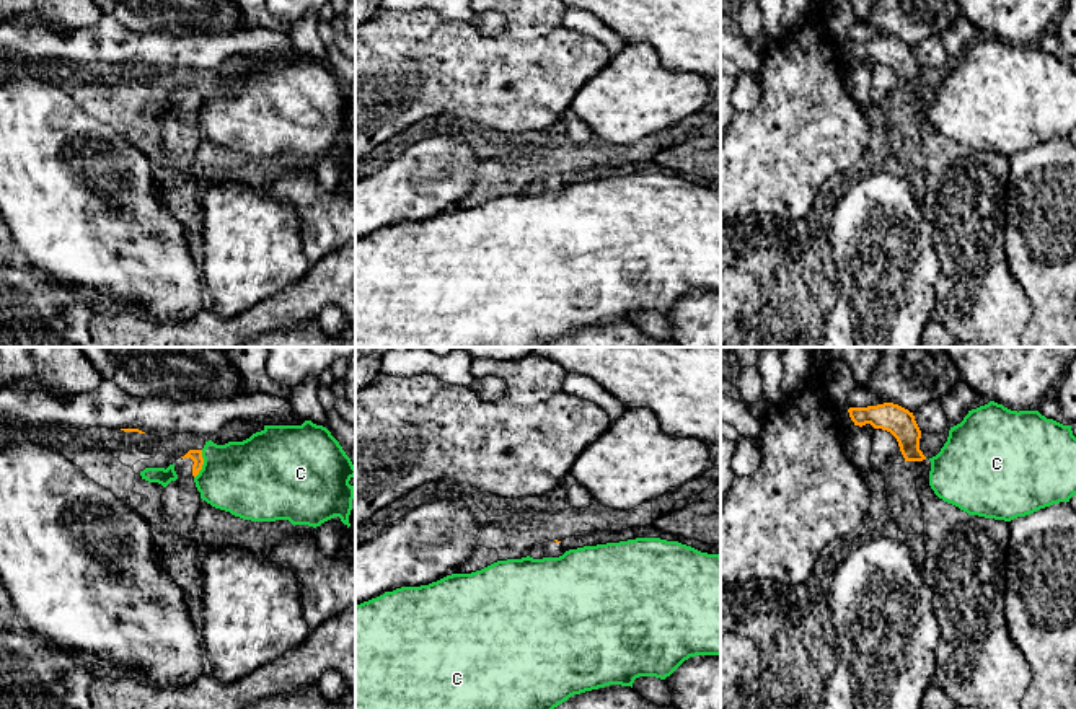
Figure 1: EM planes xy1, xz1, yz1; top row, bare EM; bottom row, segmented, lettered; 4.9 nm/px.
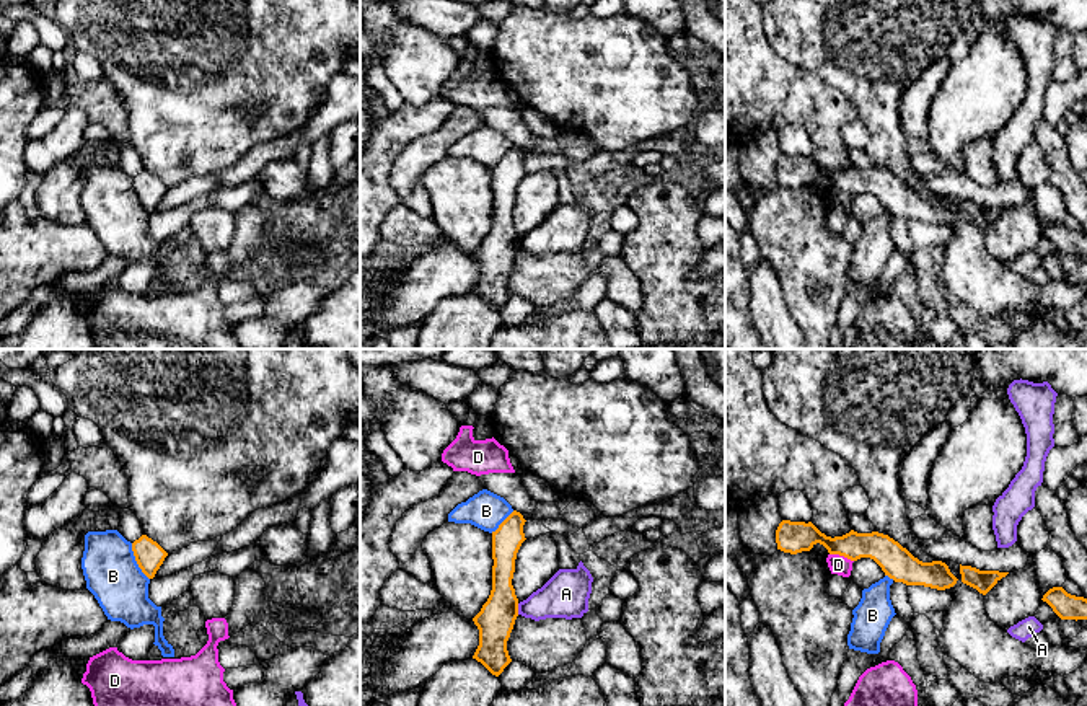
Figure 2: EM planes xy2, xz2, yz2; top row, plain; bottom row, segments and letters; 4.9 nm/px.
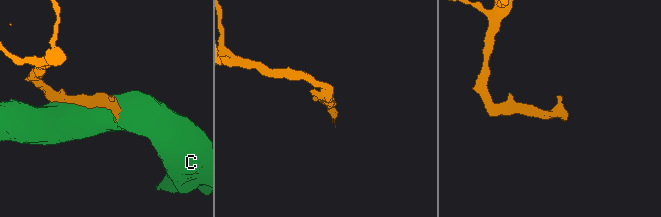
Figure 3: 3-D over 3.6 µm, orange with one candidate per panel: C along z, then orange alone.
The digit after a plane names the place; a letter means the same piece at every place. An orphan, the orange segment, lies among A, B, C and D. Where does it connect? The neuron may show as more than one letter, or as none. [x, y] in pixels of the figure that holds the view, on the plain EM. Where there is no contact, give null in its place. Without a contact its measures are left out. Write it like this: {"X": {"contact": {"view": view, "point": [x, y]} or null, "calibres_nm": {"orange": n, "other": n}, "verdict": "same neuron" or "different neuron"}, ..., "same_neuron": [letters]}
{"A": {"contact": {"view": "xz2", "point": [517, 243]}, "calibres_nm": {"orange": 180, "other": 220}, "verdict": "different neuron"}, "B": {"contact": {"view": "xy2", "point": [136, 194]}, "calibres_nm": {"orange": 140, "other": 280}, "verdict": "different neuron"}, "C": {"contact": {"view": "xy1", "point": [202, 98]}, "calibres_nm": {"orange": 60, "other": 380}, "verdict": "different neuron"}, "D": {"contact": {"view": "yz2", "point": [841, 189]}, "calibres_nm": {"orange": 160, "other": 100}, "verdict": "different neuron"}, "same_neuron": []}

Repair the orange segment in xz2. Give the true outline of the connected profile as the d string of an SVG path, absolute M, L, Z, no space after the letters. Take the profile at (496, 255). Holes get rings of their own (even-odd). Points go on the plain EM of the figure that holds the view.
M513 145L492 166L492 225L481 246L473 253L479 264L479 280L473 293L495 311L512 297L507 276L518 251L518 233L512 214L517 188L526 174L525 157L523 150Z

